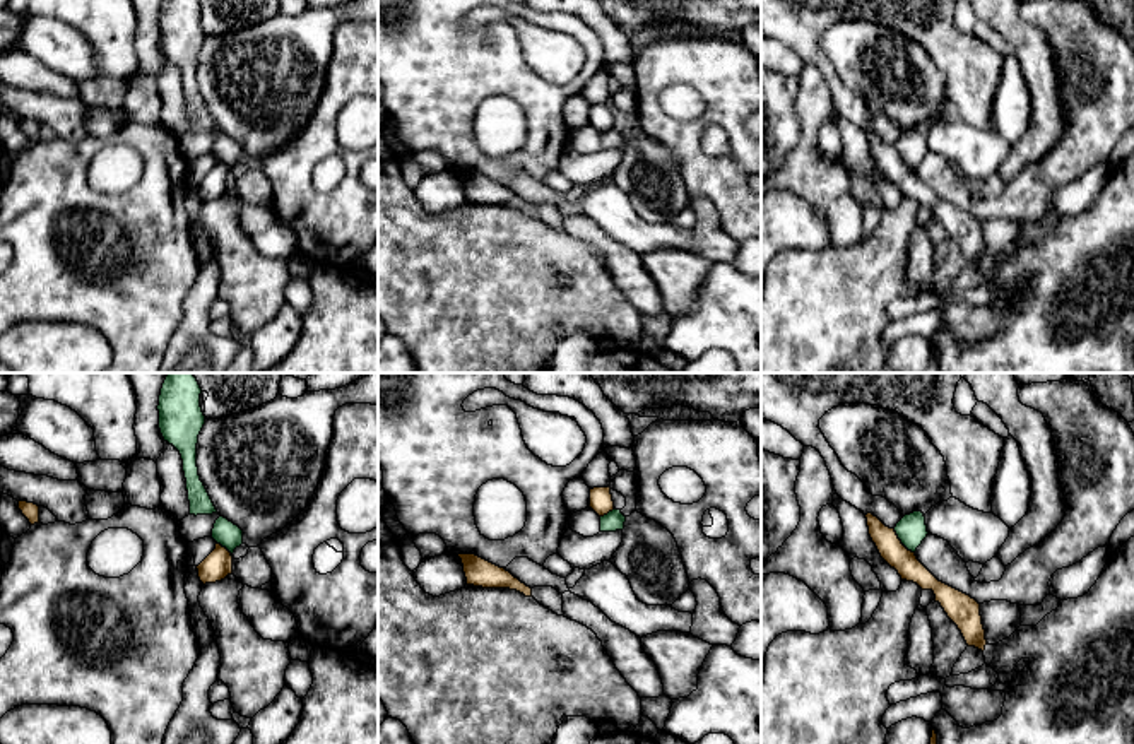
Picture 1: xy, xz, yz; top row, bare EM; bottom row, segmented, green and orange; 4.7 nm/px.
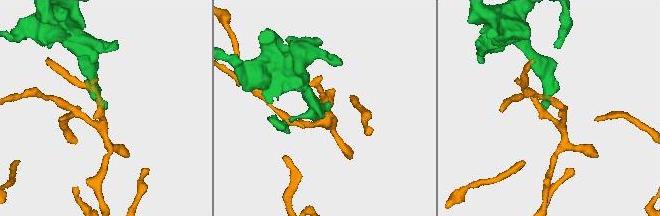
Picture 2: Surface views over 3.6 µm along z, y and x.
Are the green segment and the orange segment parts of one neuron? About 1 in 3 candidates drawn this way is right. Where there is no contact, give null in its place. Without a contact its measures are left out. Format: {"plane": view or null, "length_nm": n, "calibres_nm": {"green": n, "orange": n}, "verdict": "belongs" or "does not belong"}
{"plane": "yz", "length_nm": 160, "calibres_nm": {"green": 140, "orange": 120}, "verdict": "does not belong"}

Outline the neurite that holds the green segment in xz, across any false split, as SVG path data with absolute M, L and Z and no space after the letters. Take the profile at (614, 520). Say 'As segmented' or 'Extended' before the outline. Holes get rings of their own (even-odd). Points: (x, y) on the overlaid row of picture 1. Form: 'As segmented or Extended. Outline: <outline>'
As segmented. Outline: M612 510L607 515L600 517L600 532L616 532L624 528L626 517L621 510Z

